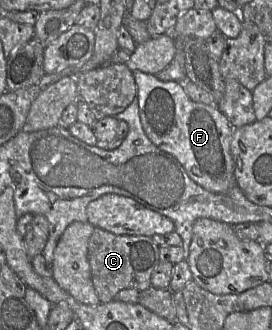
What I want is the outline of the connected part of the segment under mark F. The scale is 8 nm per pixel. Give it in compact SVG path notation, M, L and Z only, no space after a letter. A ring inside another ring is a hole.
M132 71L137 85L139 117L147 137L161 150L173 155L186 170L188 176L204 189L213 193L224 193L234 185L234 161L230 153L230 142L234 127L216 105L192 101L184 90L184 83L162 81L153 74Z

